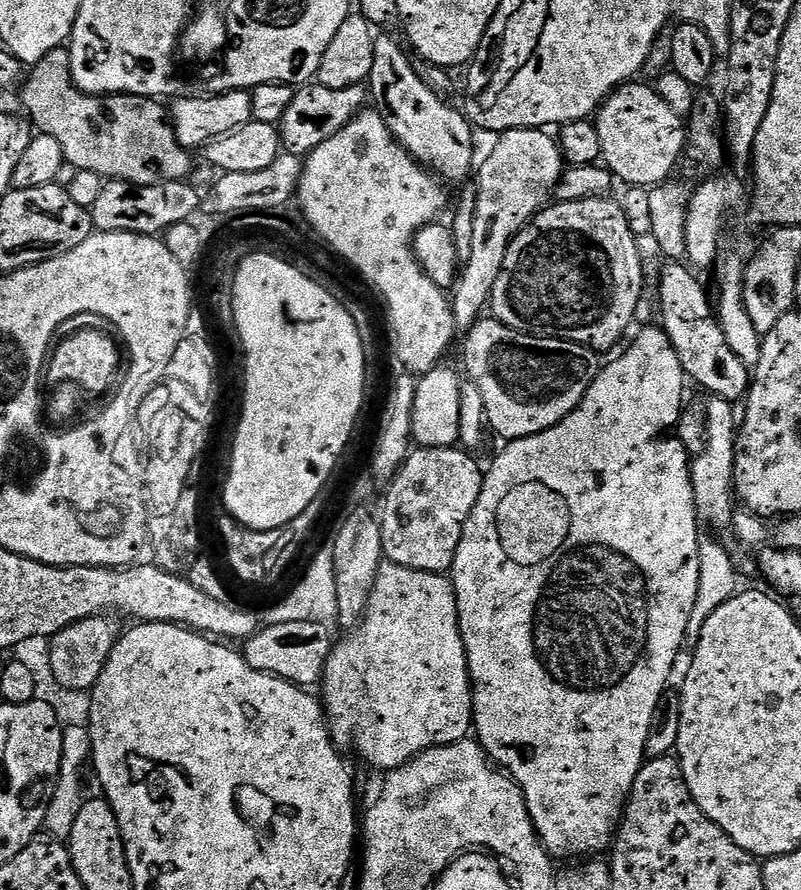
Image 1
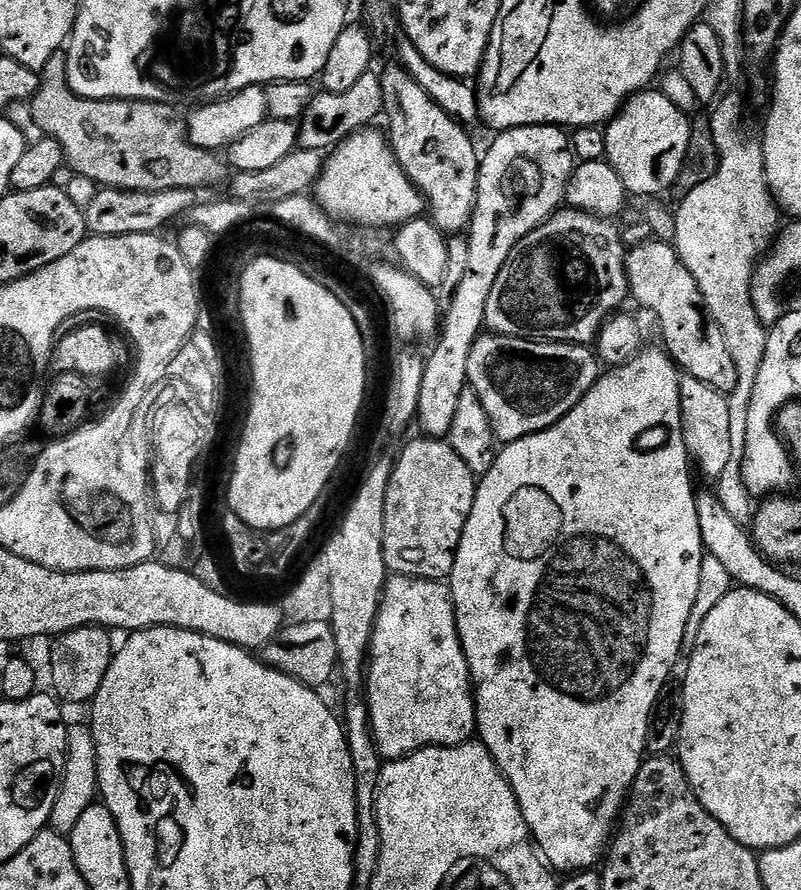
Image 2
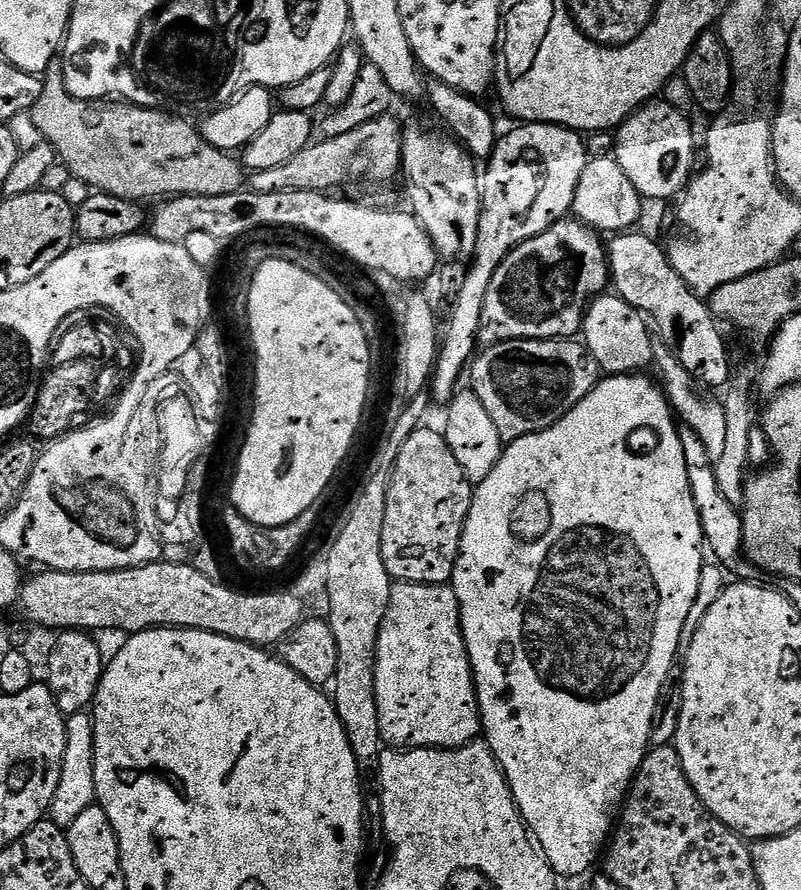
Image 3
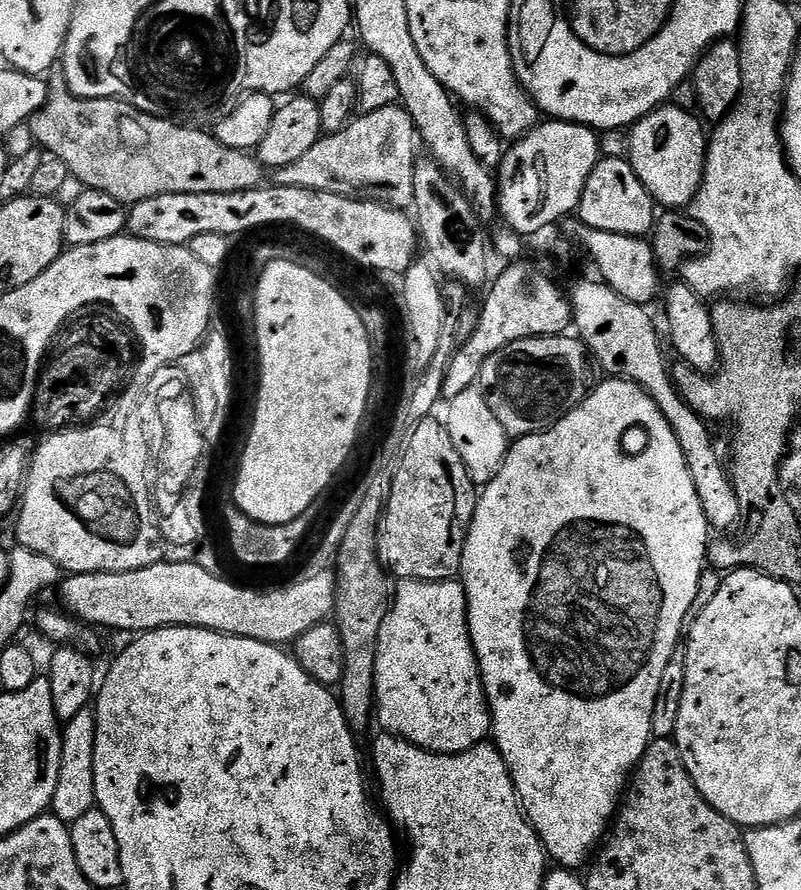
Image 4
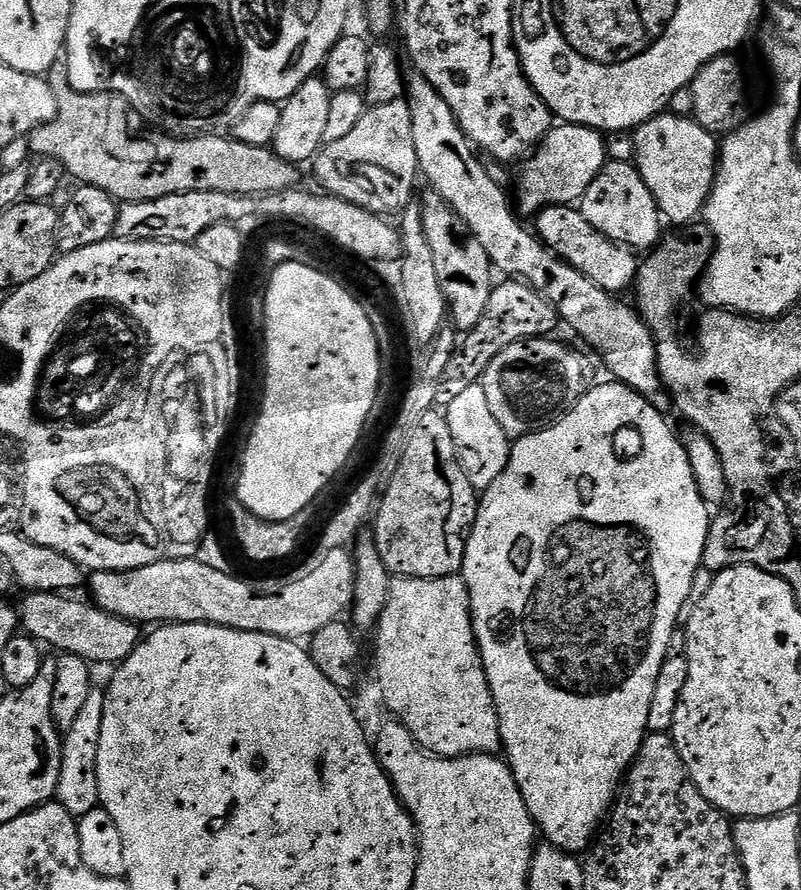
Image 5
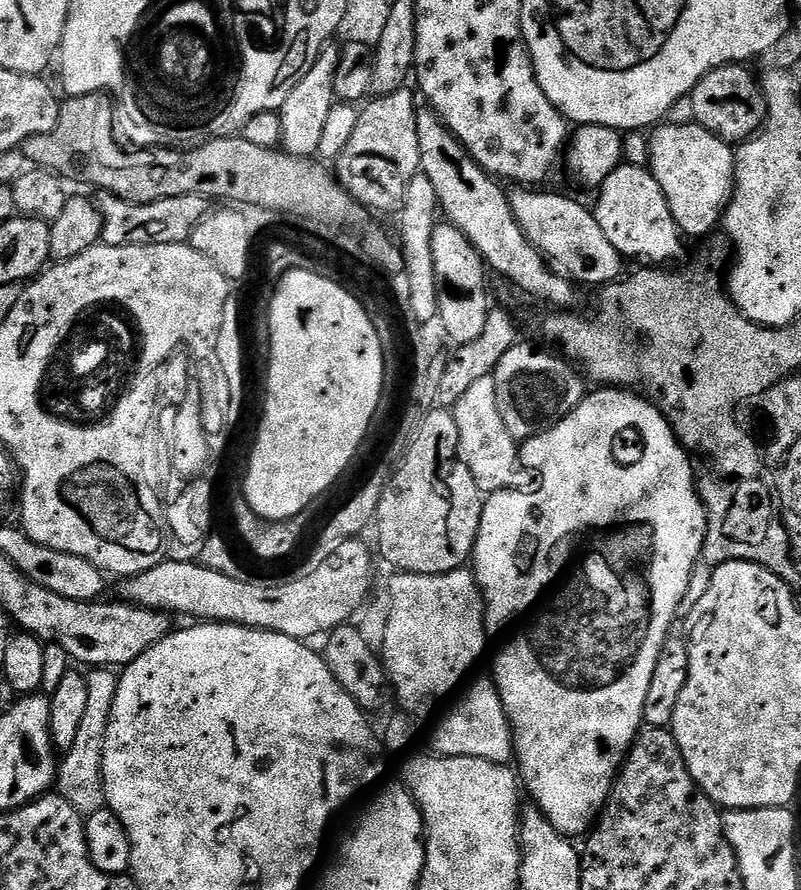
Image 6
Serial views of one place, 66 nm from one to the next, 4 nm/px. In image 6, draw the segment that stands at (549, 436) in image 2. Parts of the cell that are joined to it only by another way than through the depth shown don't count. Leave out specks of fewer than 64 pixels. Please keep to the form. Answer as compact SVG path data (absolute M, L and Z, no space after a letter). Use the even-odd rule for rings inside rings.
M604 386L599 390L592 391L589 391L585 395L579 406L569 416L559 420L553 428L547 428L542 434L531 436L529 440L523 441L519 445L519 463L523 467L525 464L530 471L537 472L540 475L540 485L533 492L519 492L519 487L516 486L503 488L500 492L491 493L485 499L482 518L480 519L478 534L476 535L476 547L472 549L470 557L471 571L476 577L477 586L480 587L480 595L484 598L484 630L491 647L492 644L496 647L496 653L493 656L491 653L490 656L490 664L492 660L492 669L490 669L490 672L494 677L496 692L501 696L502 706L505 708L505 714L508 716L508 721L511 724L514 760L515 763L520 763L520 768L518 767L519 779L522 781L527 795L528 792L532 795L529 796L531 803L539 806L546 814L546 818L550 818L550 822L554 822L556 829L563 836L569 838L577 838L576 836L580 835L583 837L597 823L602 809L607 805L608 795L612 793L613 783L616 777L620 775L620 770L624 767L625 760L628 759L628 750L645 727L644 711L646 710L646 694L650 691L650 681L654 679L654 666L658 666L658 654L662 654L662 642L666 642L666 634L670 630L670 626L677 619L680 611L680 603L690 586L692 571L696 569L697 564L701 563L704 550L704 536L708 533L708 514L704 507L704 502L697 492L697 477L695 475L692 477L692 464L688 461L690 459L689 453L681 446L679 440L676 439L676 435L673 434L671 426L668 425L668 420L660 413L660 409L651 400L632 390L621 390L616 386Z

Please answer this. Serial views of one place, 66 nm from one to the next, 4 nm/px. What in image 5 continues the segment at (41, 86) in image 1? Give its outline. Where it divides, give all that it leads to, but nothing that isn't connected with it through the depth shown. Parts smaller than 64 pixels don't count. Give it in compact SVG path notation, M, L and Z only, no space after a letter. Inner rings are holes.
M57 62L46 73L46 79L56 95L57 110L50 122L33 128L28 133L26 139L32 156L46 160L57 160L71 179L73 176L80 184L89 184L98 190L106 190L106 194L110 194L113 201L120 204L141 204L187 192L221 192L222 194L238 194L239 196L264 196L268 192L285 192L287 188L297 187L297 165L287 164L285 160L278 158L271 147L246 146L246 142L229 138L224 134L189 136L187 138L167 134L132 137L132 132L128 129L129 109L124 100L116 93L107 90L91 94L76 91L68 83L68 65L64 62Z

